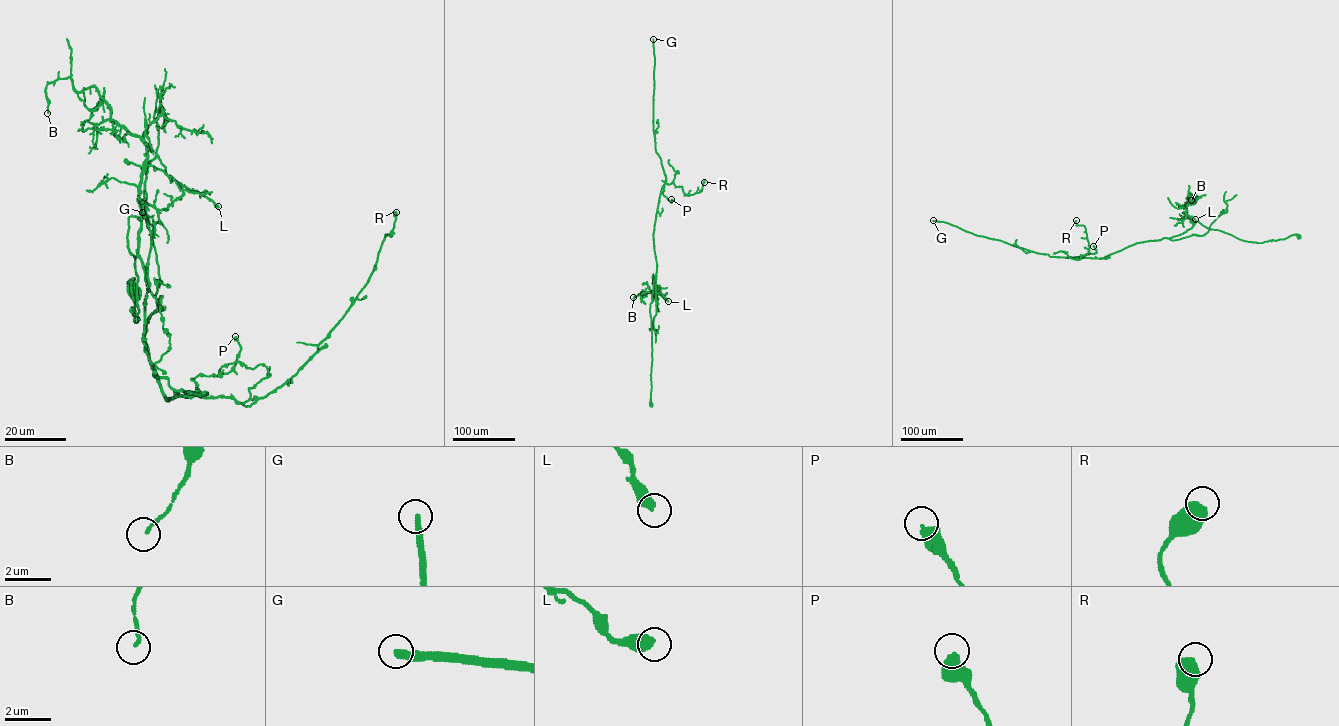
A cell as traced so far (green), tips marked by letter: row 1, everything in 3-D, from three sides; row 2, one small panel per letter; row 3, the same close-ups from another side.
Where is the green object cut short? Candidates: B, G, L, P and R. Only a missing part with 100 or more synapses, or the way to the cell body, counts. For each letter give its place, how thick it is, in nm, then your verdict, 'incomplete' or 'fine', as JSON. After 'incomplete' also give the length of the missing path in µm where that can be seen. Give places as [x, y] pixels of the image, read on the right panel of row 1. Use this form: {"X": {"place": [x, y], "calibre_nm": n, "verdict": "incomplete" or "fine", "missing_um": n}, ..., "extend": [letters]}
{"B": {"place": [1191, 200], "calibre_nm": 130, "verdict": "fine"}, "G": {"place": [933, 220], "calibre_nm": 300, "verdict": "incomplete", "missing_um": 350}, "L": {"place": [1195, 219], "calibre_nm": 480, "verdict": "fine"}, "P": {"place": [1093, 246], "calibre_nm": 500, "verdict": "fine"}, "R": {"place": [1076, 220], "calibre_nm": 650, "verdict": "fine"}, "extend": ["G"]}

